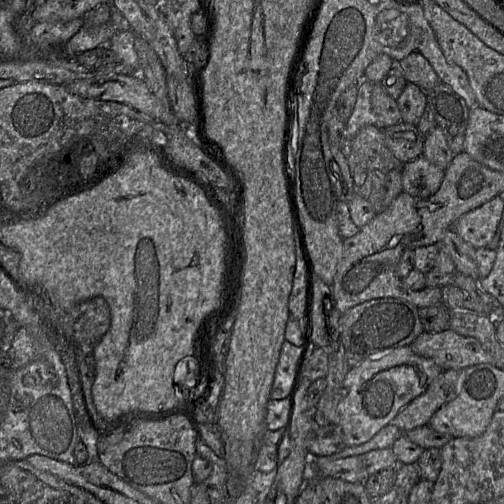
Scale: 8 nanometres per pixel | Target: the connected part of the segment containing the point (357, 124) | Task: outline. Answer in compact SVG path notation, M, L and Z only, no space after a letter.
M365 79L358 84L356 102L344 128L344 137L347 144L363 127L376 124L376 115L371 104L373 86L374 83Z

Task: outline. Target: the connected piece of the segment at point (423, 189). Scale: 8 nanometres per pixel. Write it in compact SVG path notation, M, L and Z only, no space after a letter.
M421 155L404 164L403 191L417 198L428 198L440 188L445 171Z

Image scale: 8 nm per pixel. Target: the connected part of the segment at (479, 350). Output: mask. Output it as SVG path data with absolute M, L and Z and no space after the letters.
M451 329L438 333L424 331L409 346L417 355L433 360L442 371L448 369L463 370L467 367L481 363L494 365L492 355L476 338L462 336Z

